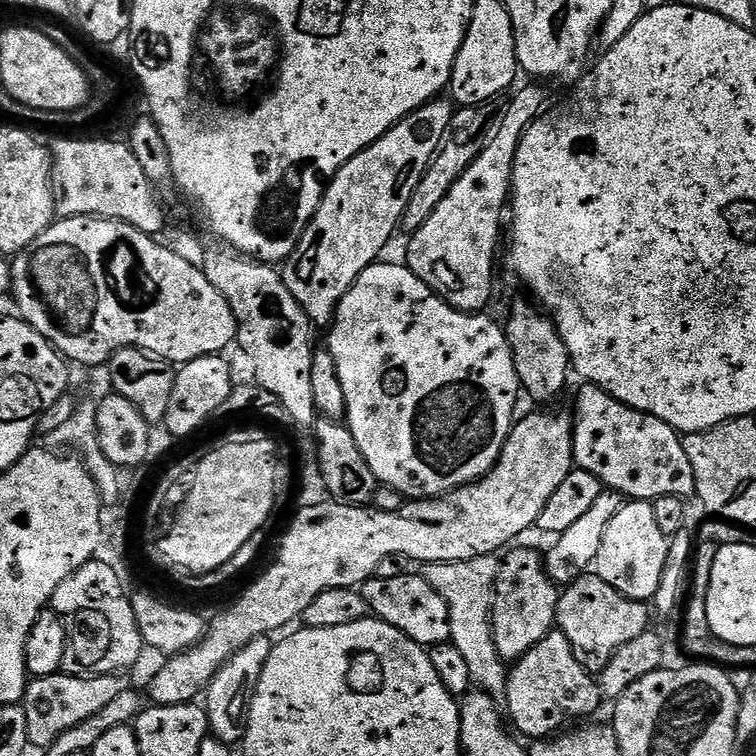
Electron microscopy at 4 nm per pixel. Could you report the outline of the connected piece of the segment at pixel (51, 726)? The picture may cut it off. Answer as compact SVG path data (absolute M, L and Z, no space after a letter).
M127 671L111 672L101 676L69 676L57 674L41 676L29 683L22 701L26 710L26 734L33 749L47 750L70 726L86 722L98 710L110 706L121 694L130 690Z

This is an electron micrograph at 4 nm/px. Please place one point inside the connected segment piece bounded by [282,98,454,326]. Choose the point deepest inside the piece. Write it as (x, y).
(363, 204)

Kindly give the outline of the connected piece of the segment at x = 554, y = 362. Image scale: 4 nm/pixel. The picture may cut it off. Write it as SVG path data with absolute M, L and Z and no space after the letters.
M520 300L516 305L512 308L512 317L509 318L508 324L506 323L506 331L508 333L508 344L512 347L512 357L514 358L514 364L516 369L518 370L518 378L520 379L520 387L526 393L527 399L528 396L532 400L537 400L537 405L540 406L548 406L551 400L556 400L560 395L564 392L564 387L568 384L568 372L570 376L570 369L572 368L572 357L568 355L568 351L566 350L566 346L562 342L562 338L560 337L560 331L556 329L556 322L552 319L551 315L545 314L535 303L527 304L526 301Z

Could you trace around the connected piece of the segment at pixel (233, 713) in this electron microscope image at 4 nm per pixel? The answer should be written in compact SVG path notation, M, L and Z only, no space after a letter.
M256 636L220 667L218 674L206 689L206 697L208 696L206 711L211 735L229 746L239 745L243 741L248 729L248 715L258 686L258 678L262 678L262 670L270 658L272 646L268 636Z

